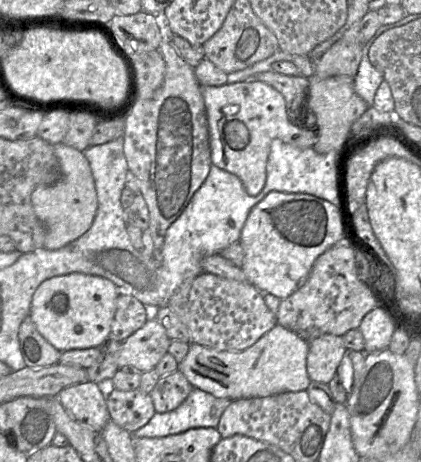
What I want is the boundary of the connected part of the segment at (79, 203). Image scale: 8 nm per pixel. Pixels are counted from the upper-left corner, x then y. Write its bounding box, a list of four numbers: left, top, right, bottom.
[31,143,98,250]

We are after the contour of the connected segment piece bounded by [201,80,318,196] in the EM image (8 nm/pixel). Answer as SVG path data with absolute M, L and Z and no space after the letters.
M247 80L244 82L237 82L232 84L224 84L222 86L201 86L201 93L203 95L204 101L205 101L205 107L206 107L206 113L207 113L207 120L208 120L208 127L209 127L209 135L210 135L210 149L211 149L211 161L212 164L219 167L220 169L223 169L225 171L228 171L234 175L236 175L242 182L245 191L250 196L256 196L258 195L266 182L266 166L267 161L270 153L270 145L271 142L274 139L280 139L288 144L291 144L293 146L299 147L299 148L312 148L314 144L318 141L318 127L317 124L315 125L315 122L313 121L313 125L316 126L316 132L313 132L309 128L307 128L307 123L303 124L302 126L299 124L296 124L295 122L292 122L287 114L286 110L286 102L284 96L275 88L270 86L269 84L266 84L261 81L257 80Z

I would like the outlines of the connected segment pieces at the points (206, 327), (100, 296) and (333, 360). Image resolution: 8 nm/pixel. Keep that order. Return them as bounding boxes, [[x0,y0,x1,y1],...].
[[167,271,277,351],[29,273,119,352],[306,334,346,384]]

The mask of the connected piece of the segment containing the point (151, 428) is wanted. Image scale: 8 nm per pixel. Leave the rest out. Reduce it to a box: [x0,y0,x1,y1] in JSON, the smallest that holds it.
[132,388,231,438]

